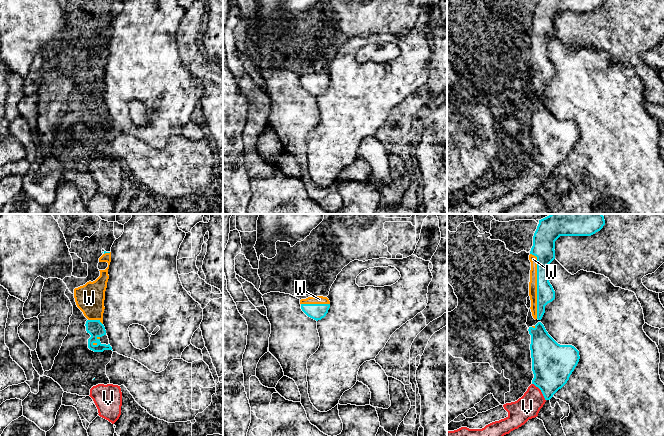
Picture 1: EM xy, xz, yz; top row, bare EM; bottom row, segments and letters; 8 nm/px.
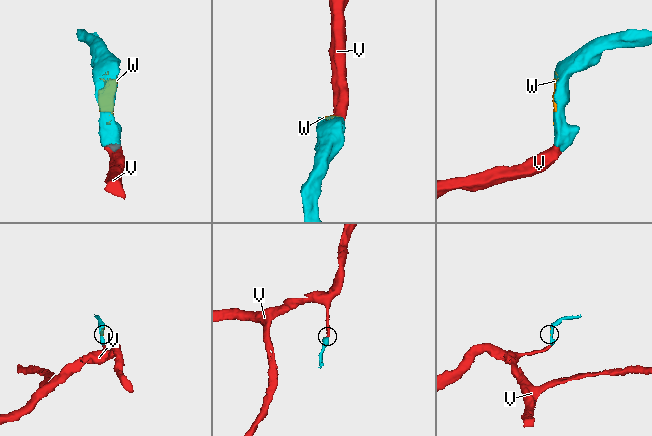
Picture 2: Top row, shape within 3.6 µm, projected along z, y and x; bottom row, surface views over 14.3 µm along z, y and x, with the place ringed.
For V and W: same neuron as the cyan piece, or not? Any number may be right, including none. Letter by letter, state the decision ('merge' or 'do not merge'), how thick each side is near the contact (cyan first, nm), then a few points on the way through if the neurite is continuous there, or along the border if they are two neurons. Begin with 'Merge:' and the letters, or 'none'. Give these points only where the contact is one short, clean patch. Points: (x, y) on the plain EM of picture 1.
Merge: V, W
V: merge; 340 nm thick on the cyan side, 190 nm on the other; runs through yz (552, 140), (551, 149), (541, 167), (527, 183)
W: merge; 150 nm thick on the cyan side, 60 nm on the other

